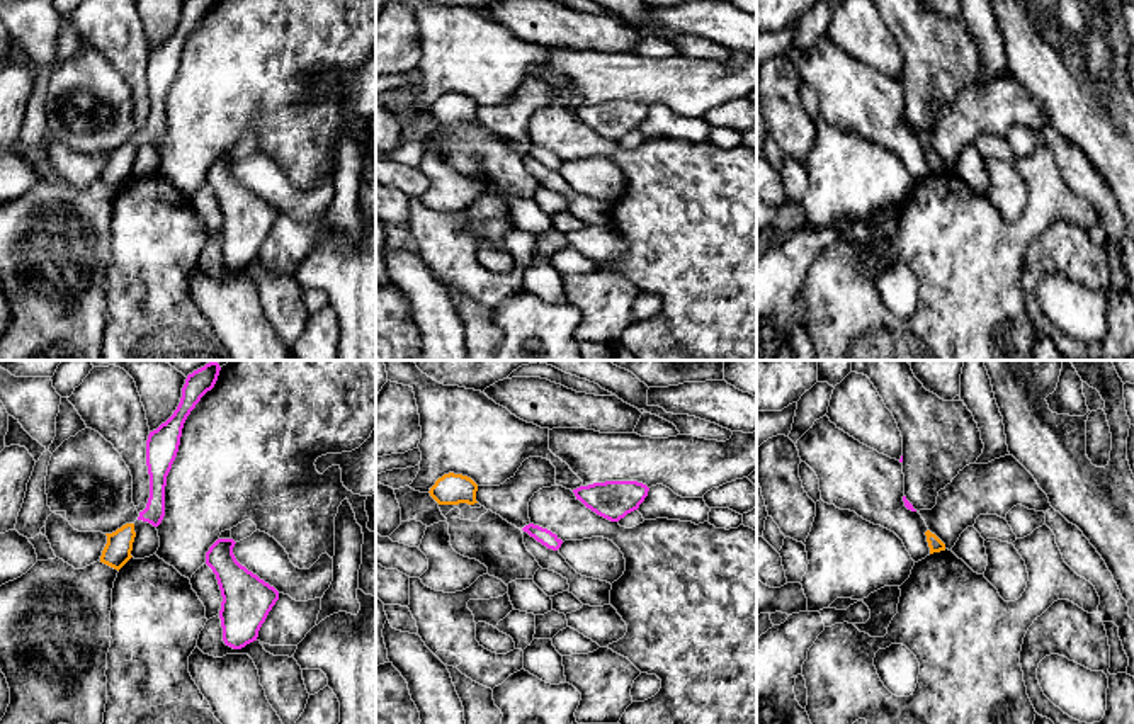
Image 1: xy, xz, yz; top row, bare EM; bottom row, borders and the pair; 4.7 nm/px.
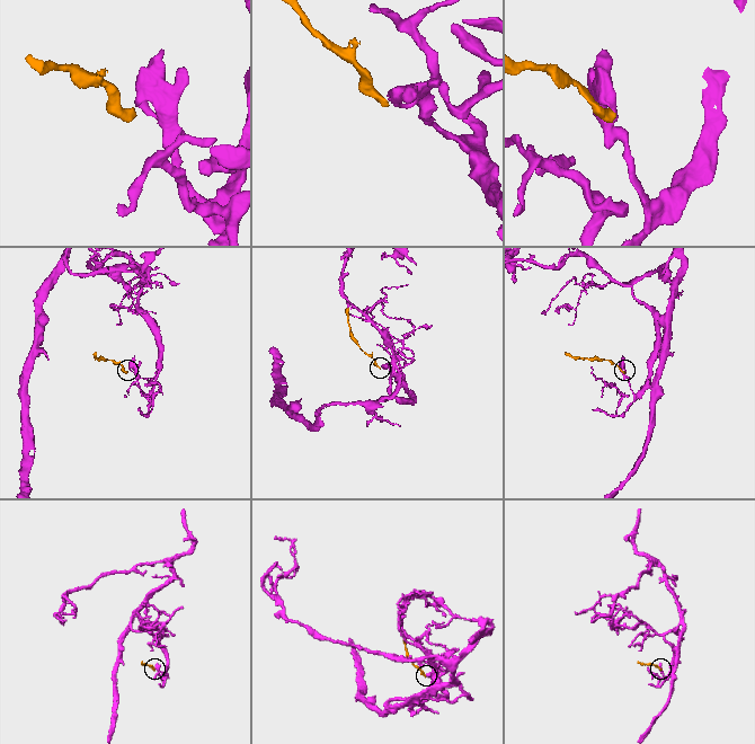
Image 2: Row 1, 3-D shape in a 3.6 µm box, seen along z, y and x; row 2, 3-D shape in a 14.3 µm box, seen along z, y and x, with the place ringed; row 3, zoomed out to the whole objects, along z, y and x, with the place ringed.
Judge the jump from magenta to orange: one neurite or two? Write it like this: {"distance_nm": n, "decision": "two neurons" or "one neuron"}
{"distance_nm": 30, "decision": "one neuron"}

